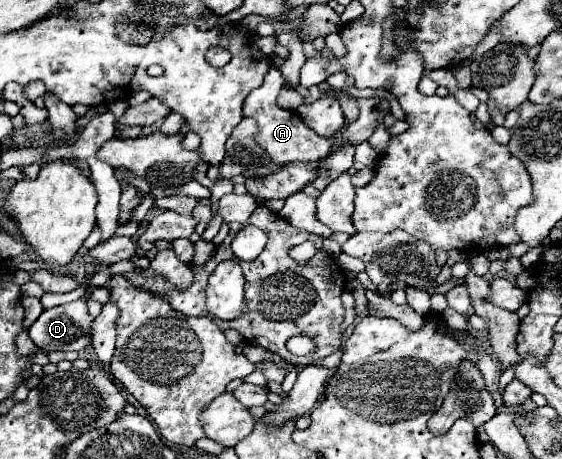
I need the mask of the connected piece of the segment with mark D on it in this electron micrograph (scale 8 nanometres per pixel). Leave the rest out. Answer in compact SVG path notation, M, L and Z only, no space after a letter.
M78 299L52 309L44 309L28 329L30 339L44 351L72 351L74 343L92 335L92 315L86 301Z

